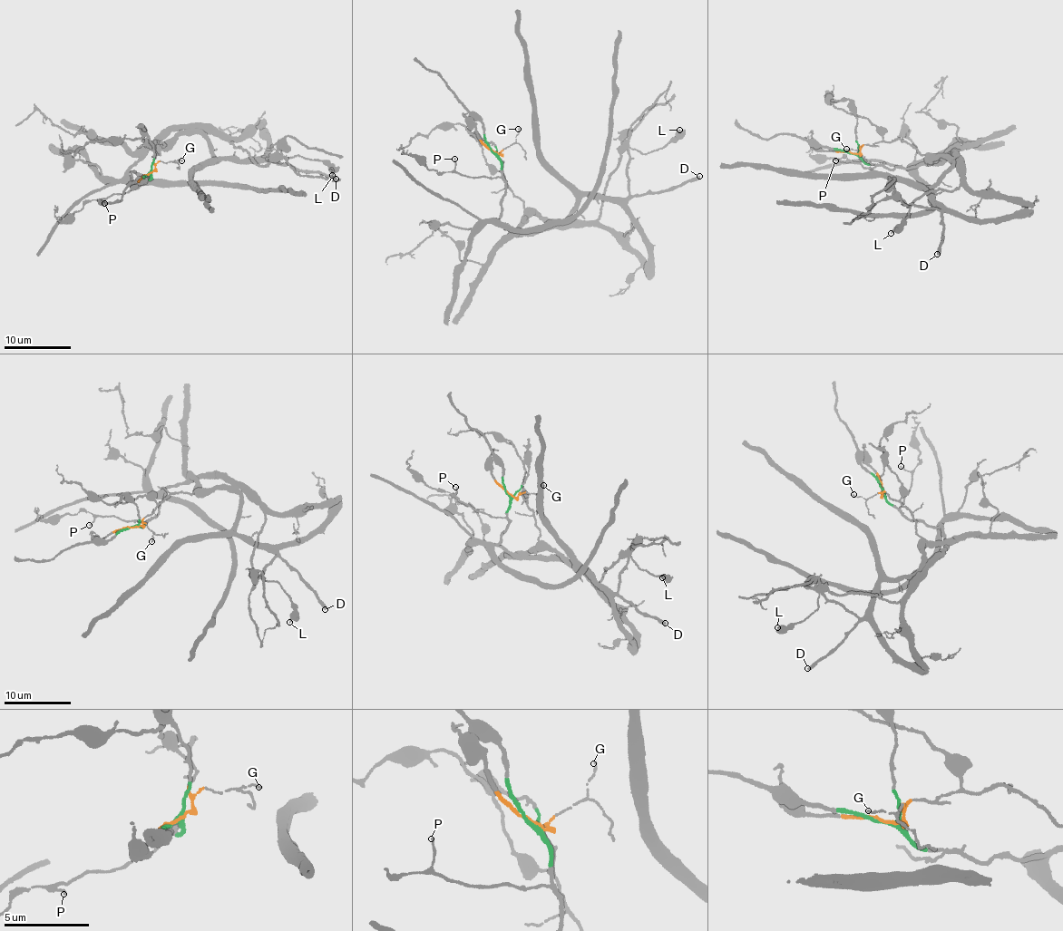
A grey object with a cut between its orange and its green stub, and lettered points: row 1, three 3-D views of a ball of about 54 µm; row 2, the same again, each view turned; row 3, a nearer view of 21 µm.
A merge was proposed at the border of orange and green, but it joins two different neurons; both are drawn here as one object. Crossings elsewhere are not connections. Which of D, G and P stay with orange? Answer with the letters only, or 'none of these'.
D, G

